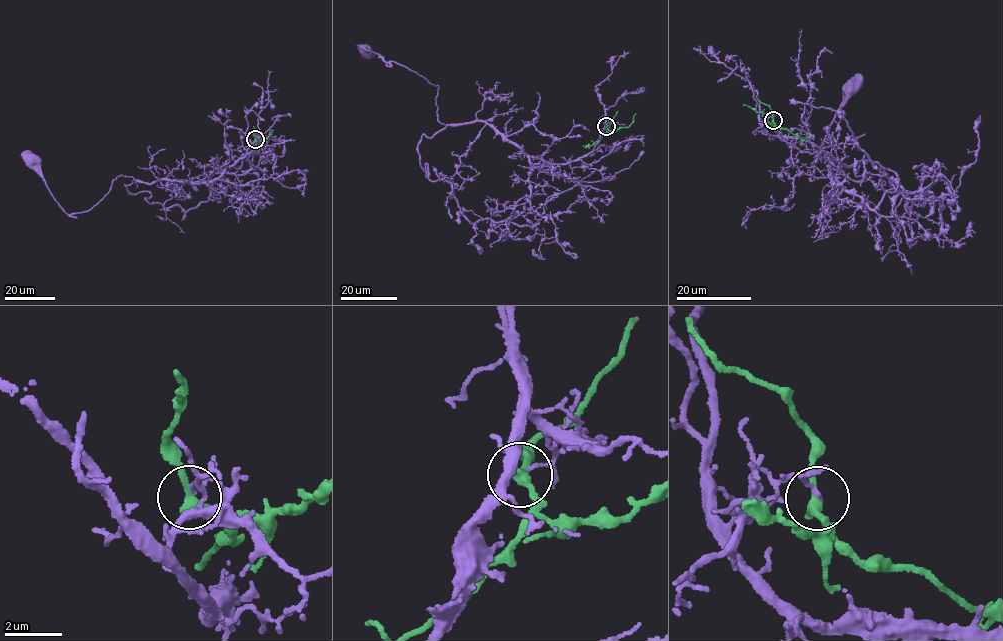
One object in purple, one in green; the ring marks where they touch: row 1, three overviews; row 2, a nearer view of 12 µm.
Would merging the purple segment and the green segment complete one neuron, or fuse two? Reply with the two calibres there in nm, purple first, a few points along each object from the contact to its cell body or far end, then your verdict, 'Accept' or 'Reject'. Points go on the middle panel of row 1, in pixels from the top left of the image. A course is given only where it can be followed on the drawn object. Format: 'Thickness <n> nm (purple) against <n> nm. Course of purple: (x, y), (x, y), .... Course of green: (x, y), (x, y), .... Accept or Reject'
Thickness 160 nm (purple) against 320 nm. Course of purple: (606, 126), (606, 119), (590, 152), (551, 164), (483, 122), (440, 122), (438, 87), (367, 51). Course of green: (606, 126), (615, 131), (627, 127), (636, 114). Reject

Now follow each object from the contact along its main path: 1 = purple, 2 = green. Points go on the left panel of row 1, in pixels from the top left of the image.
1: (255, 139), (260, 147), (211, 180), (149, 183), (121, 175), (103, 198), (70, 215), (34, 162)
2: (255, 139), (265, 140), (271, 130)

